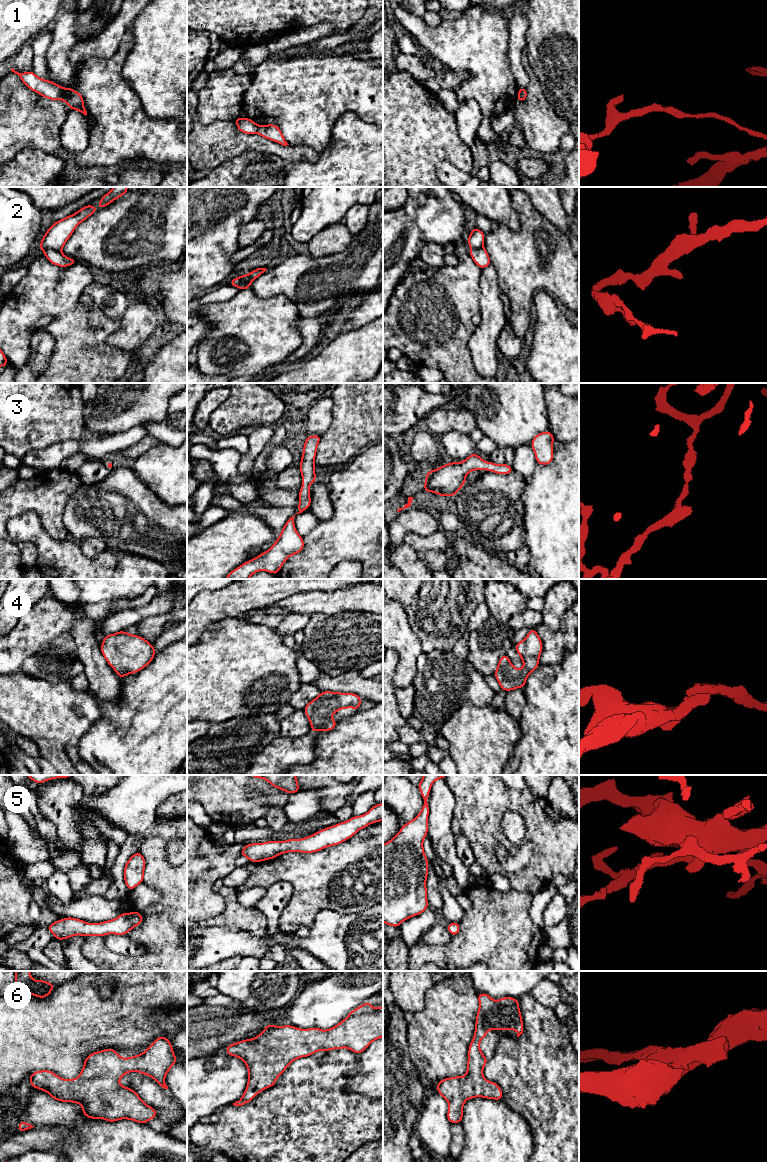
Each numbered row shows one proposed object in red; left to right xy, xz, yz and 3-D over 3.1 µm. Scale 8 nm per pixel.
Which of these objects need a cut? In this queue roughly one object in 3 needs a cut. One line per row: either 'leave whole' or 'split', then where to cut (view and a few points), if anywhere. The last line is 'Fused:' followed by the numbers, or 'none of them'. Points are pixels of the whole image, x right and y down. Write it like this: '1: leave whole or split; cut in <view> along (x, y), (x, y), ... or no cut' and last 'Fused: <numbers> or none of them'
1: split; cut in xy along (64, 89), (61, 99)
2: split; cut in xy along (44, 250), (55, 249), (60, 251)
3: leave whole; no cut
4: leave whole; no cut
5: leave whole; no cut
6: leave whole; no cut
Fused: 1, 2

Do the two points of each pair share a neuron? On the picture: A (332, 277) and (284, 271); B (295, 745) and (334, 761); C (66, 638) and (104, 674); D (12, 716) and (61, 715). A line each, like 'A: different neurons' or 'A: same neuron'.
A: same neuron
B: different neurons
C: different neurons
D: same neuron

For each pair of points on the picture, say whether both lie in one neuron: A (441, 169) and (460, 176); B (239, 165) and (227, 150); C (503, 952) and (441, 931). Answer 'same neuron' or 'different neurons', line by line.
A: same neuron
B: different neurons
C: different neurons

